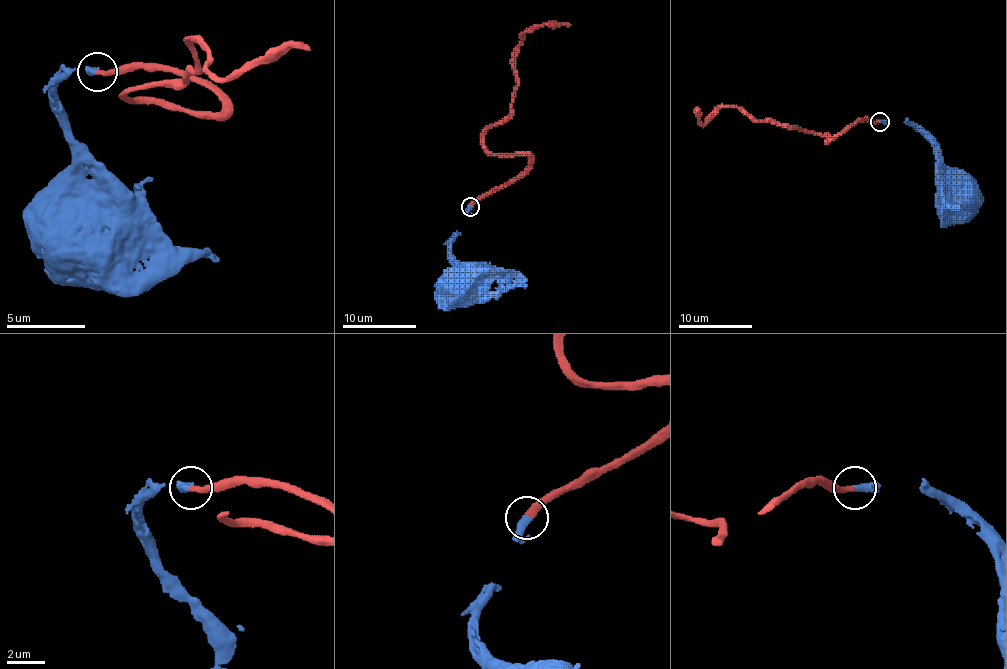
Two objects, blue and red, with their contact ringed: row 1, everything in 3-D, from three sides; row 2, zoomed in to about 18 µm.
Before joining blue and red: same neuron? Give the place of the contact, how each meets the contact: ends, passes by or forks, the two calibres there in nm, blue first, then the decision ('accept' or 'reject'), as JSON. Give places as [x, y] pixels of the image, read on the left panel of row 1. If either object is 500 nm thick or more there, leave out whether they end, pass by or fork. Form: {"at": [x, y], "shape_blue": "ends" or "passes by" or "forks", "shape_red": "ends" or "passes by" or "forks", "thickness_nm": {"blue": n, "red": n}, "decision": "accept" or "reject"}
{"at": [97, 71], "shape_blue": "ends", "shape_red": "ends", "thickness_nm": {"blue": 440, "red": 380}, "decision": "accept"}

